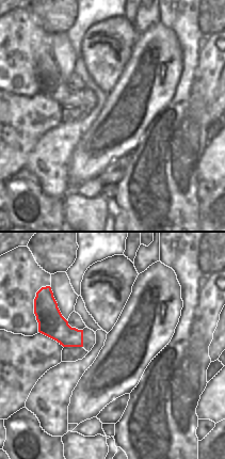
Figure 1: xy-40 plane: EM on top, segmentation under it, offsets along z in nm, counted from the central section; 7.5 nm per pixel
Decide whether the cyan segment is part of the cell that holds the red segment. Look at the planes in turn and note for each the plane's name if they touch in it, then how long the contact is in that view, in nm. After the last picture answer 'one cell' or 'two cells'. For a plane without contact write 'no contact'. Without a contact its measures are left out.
no contact

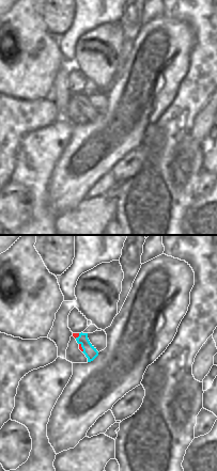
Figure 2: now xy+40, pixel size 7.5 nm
contact in xy+40; length 80 nm

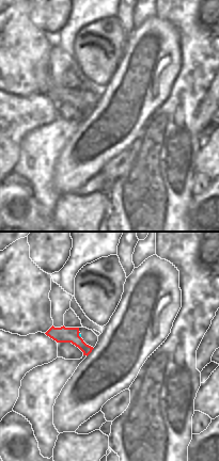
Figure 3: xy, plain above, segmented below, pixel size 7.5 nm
contact in xy; length 50 nm

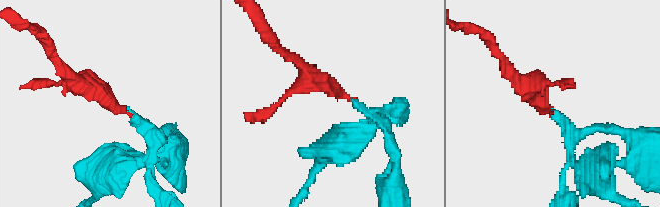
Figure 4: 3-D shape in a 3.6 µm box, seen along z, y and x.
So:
one cell

